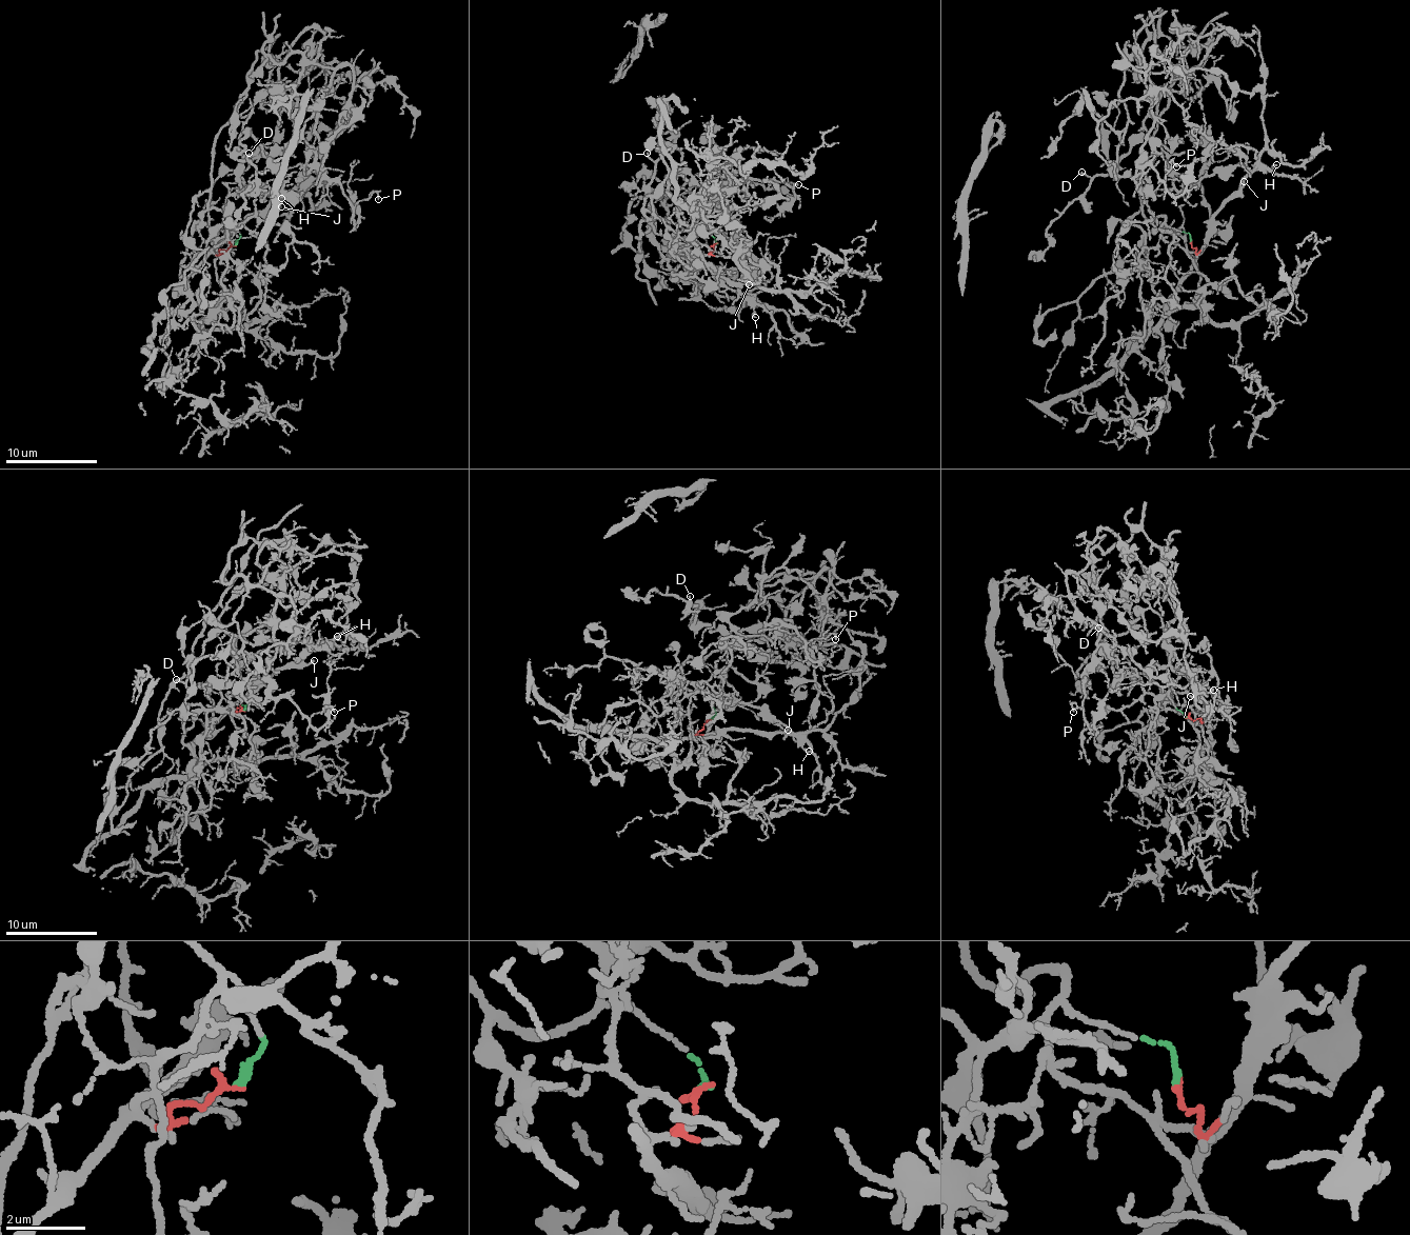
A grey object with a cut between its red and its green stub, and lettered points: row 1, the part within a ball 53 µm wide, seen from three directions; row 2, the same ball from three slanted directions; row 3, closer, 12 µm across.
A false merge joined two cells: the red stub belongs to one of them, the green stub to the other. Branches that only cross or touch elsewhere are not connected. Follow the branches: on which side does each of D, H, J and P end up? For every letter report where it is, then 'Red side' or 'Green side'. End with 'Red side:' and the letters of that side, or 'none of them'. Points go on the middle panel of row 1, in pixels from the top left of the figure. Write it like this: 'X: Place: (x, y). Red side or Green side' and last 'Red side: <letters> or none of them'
D: Place: (647, 153). Green side
H: Place: (755, 317). Red side
J: Place: (749, 284). Red side
P: Place: (798, 184). Green side
Red side: H, J

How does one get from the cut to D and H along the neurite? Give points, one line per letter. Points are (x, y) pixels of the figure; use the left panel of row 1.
D: (233, 246), (237, 227), (209, 208), (213, 140), (236, 112), (251, 115), (238, 159), (249, 161), (250, 153)
H: (233, 246), (217, 255), (211, 249), (235, 225), (259, 216), (275, 197), (279, 202), (281, 197)

